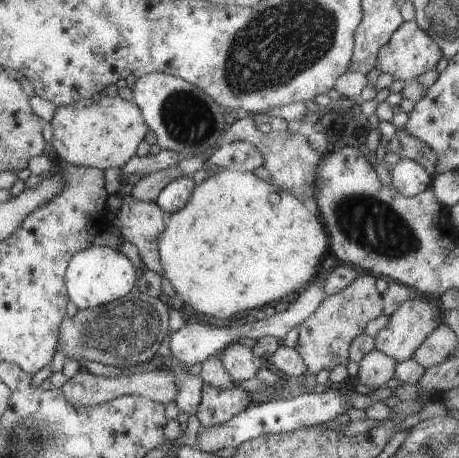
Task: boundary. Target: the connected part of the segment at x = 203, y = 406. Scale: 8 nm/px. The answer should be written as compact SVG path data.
M205 384L195 415L200 421L201 428L207 429L229 421L244 412L250 404L247 392L238 387L225 391Z

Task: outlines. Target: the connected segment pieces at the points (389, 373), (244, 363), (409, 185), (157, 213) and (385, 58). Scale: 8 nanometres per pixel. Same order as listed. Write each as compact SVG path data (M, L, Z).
M374 348L359 361L358 380L370 387L386 385L393 378L397 364L395 358Z
M238 342L229 344L219 355L225 371L238 382L254 377L267 363L264 357Z
M401 158L391 169L391 185L405 197L413 197L431 188L433 179L416 161Z
M125 196L116 215L116 225L123 241L130 241L139 250L143 266L160 276L164 267L159 257L158 239L166 230L168 214L155 202L144 202Z
M416 21L402 23L392 33L391 39L378 51L377 68L389 72L394 80L416 80L420 74L434 69L443 57L440 47L423 31Z

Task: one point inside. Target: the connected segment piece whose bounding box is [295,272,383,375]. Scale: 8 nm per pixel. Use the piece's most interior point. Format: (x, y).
(324, 338)

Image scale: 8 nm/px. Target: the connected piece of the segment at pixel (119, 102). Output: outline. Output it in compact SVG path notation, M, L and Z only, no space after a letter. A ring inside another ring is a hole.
M101 92L93 97L80 99L76 102L58 107L50 124L54 130L53 141L50 145L50 155L57 163L84 167L87 169L106 170L107 168L122 168L134 155L138 144L148 134L148 125L134 101L127 101L118 95L109 97Z

